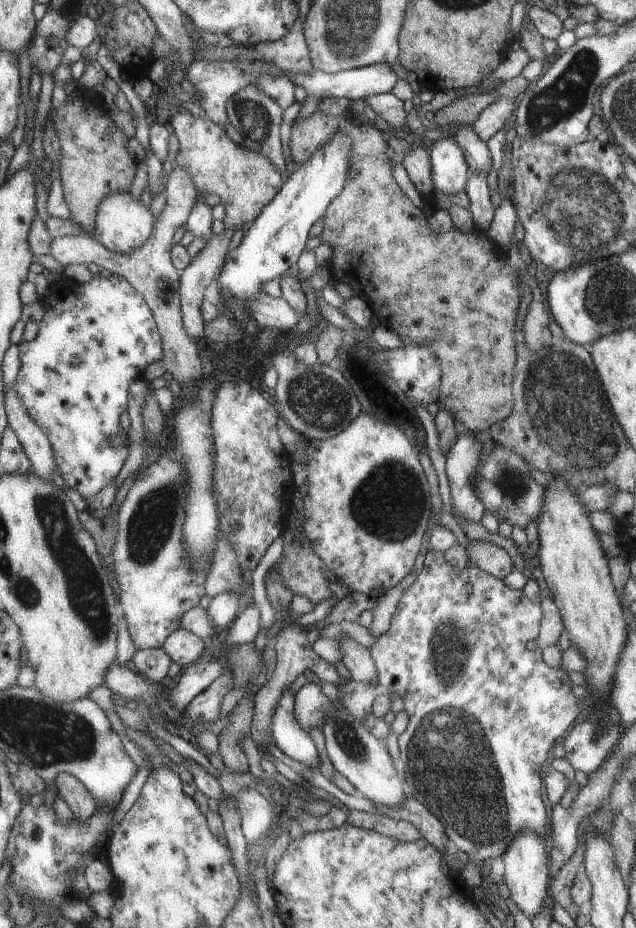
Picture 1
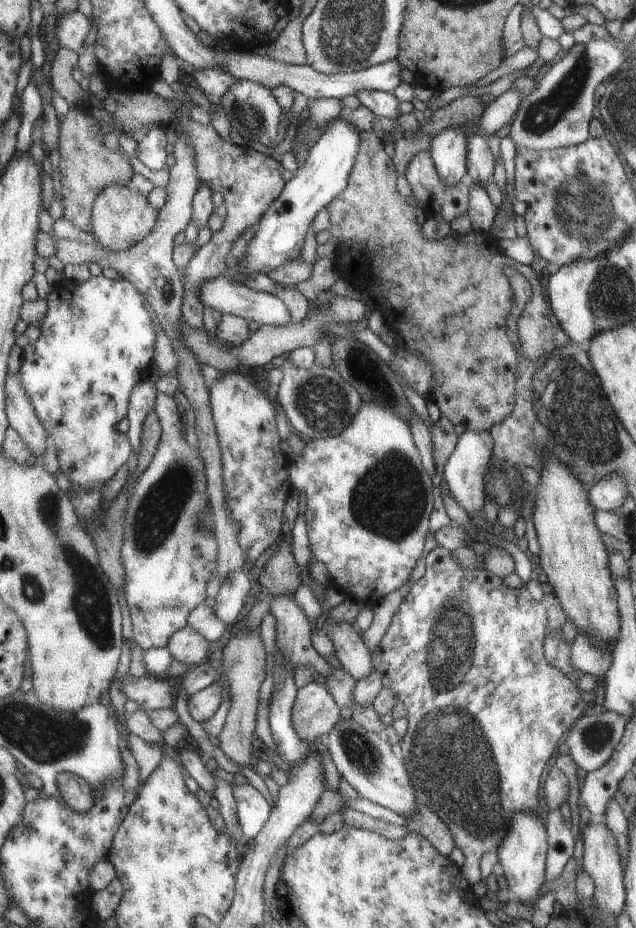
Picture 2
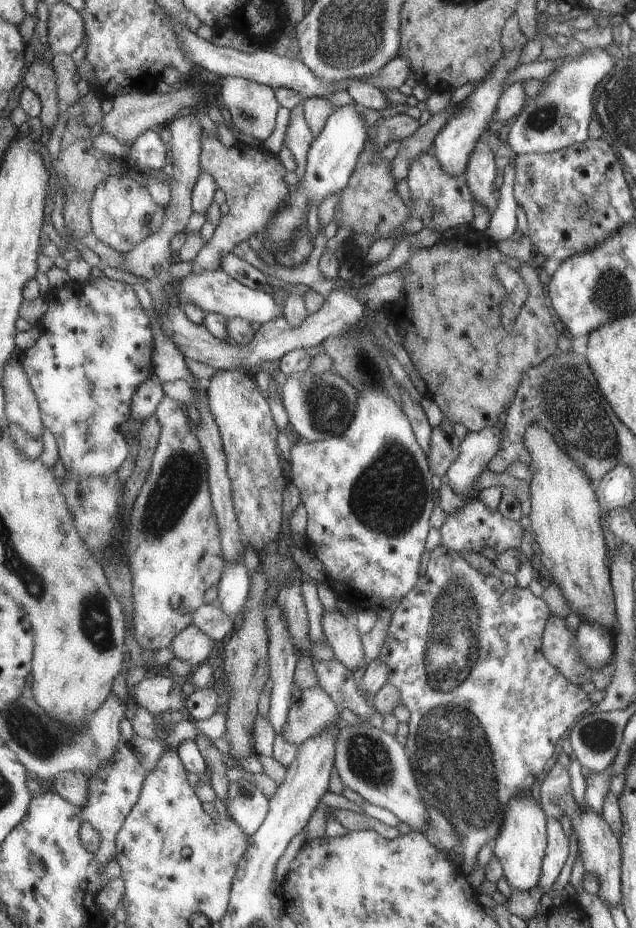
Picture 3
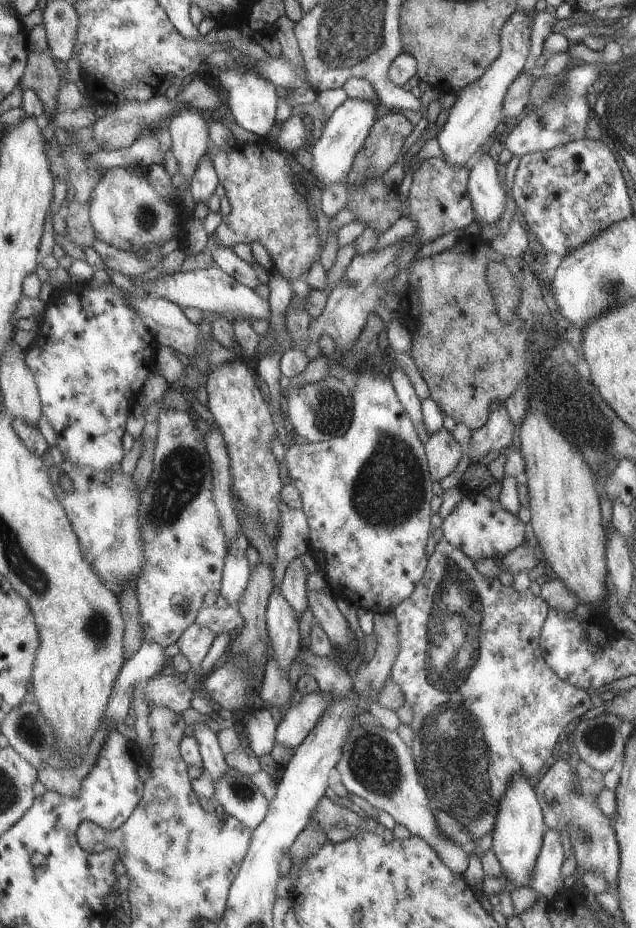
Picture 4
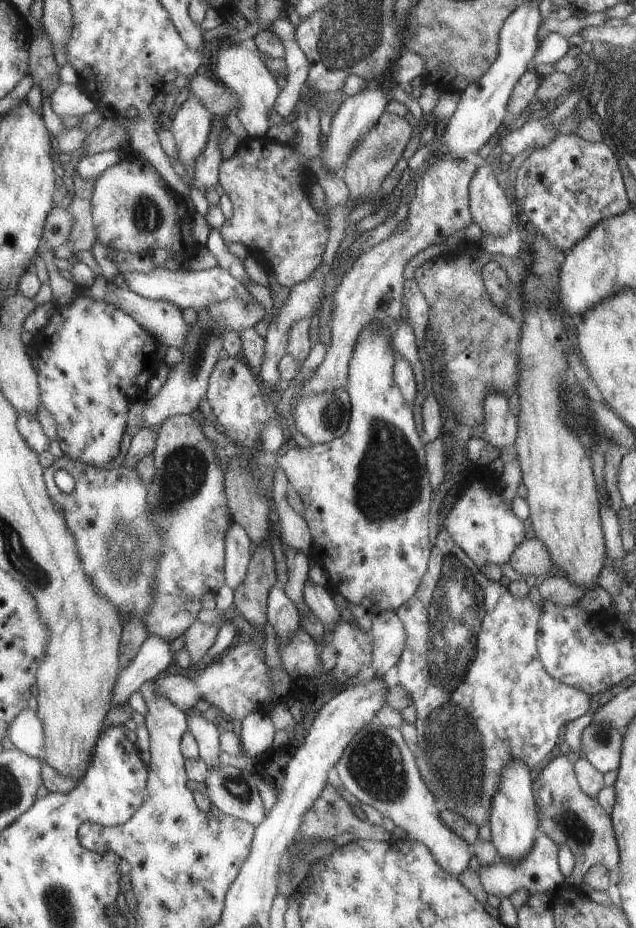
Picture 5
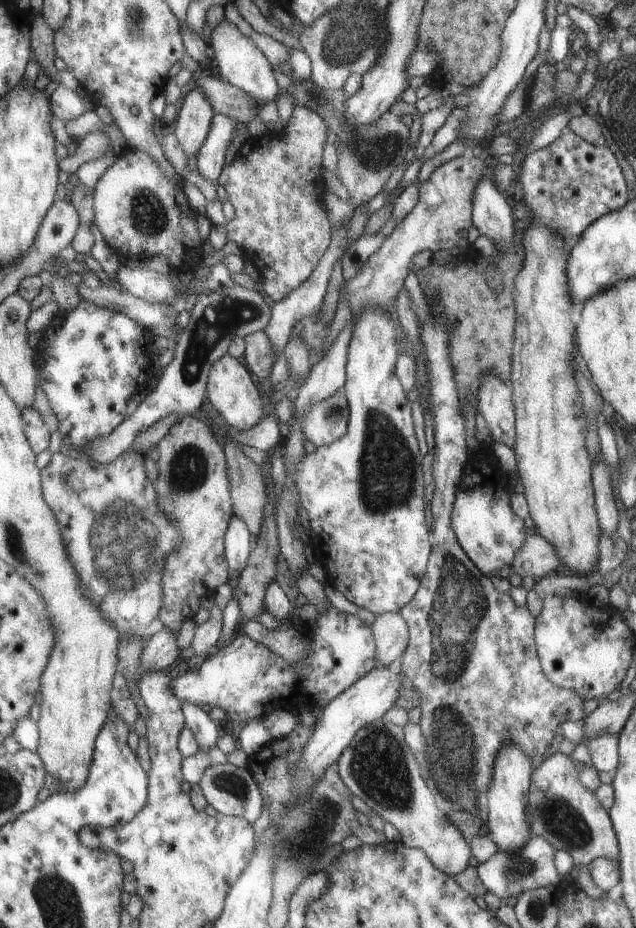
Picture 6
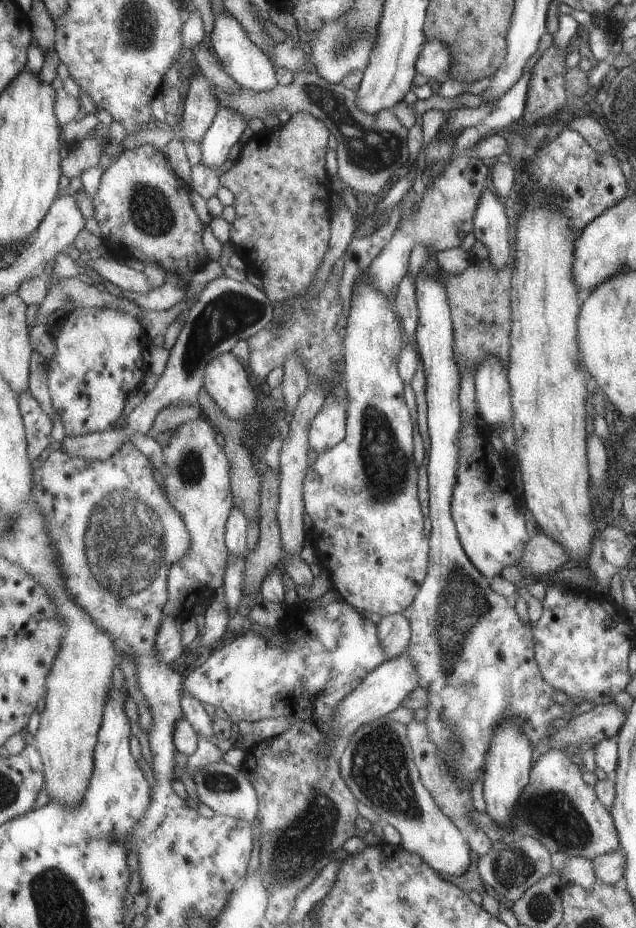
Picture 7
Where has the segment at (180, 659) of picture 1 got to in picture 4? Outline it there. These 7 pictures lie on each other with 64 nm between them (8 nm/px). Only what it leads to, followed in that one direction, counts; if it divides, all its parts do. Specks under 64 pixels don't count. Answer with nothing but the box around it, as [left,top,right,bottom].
[175,623,215,669]

